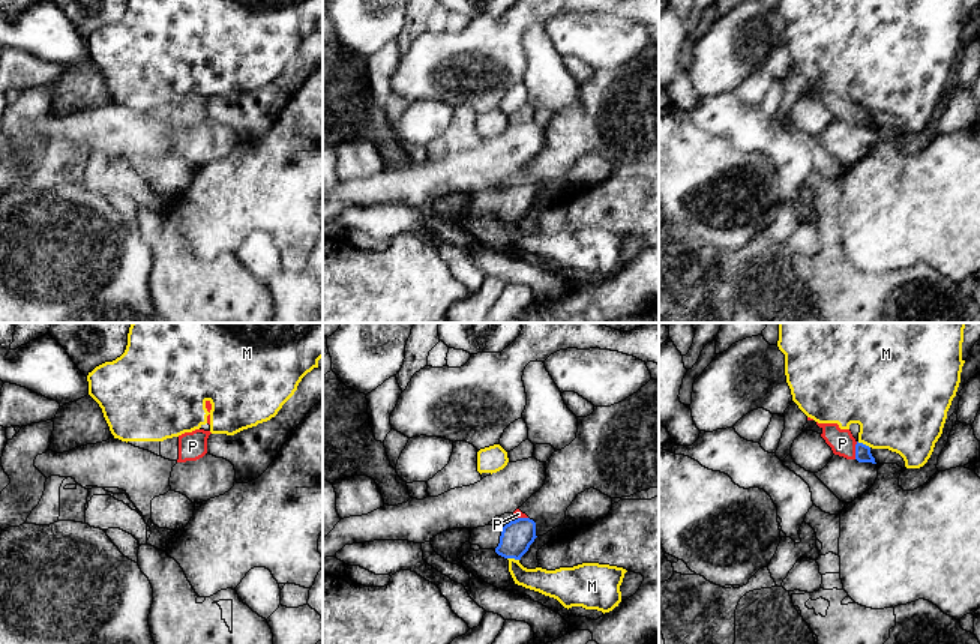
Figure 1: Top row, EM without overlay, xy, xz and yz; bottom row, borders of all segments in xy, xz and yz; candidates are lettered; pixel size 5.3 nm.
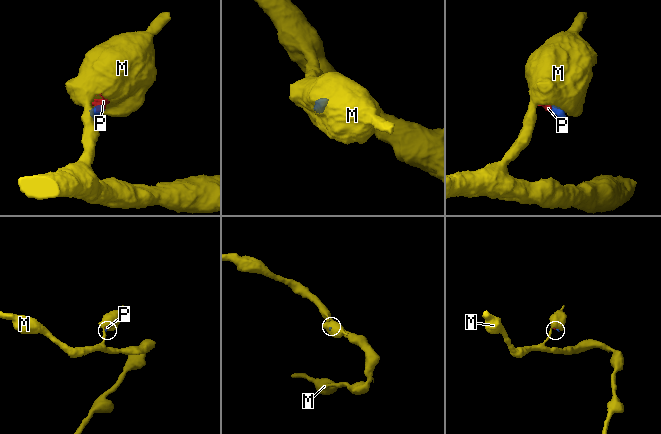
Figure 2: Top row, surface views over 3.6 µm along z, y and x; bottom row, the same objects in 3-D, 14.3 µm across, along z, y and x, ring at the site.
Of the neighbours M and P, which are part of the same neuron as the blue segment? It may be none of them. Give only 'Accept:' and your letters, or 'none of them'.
Accept: P

